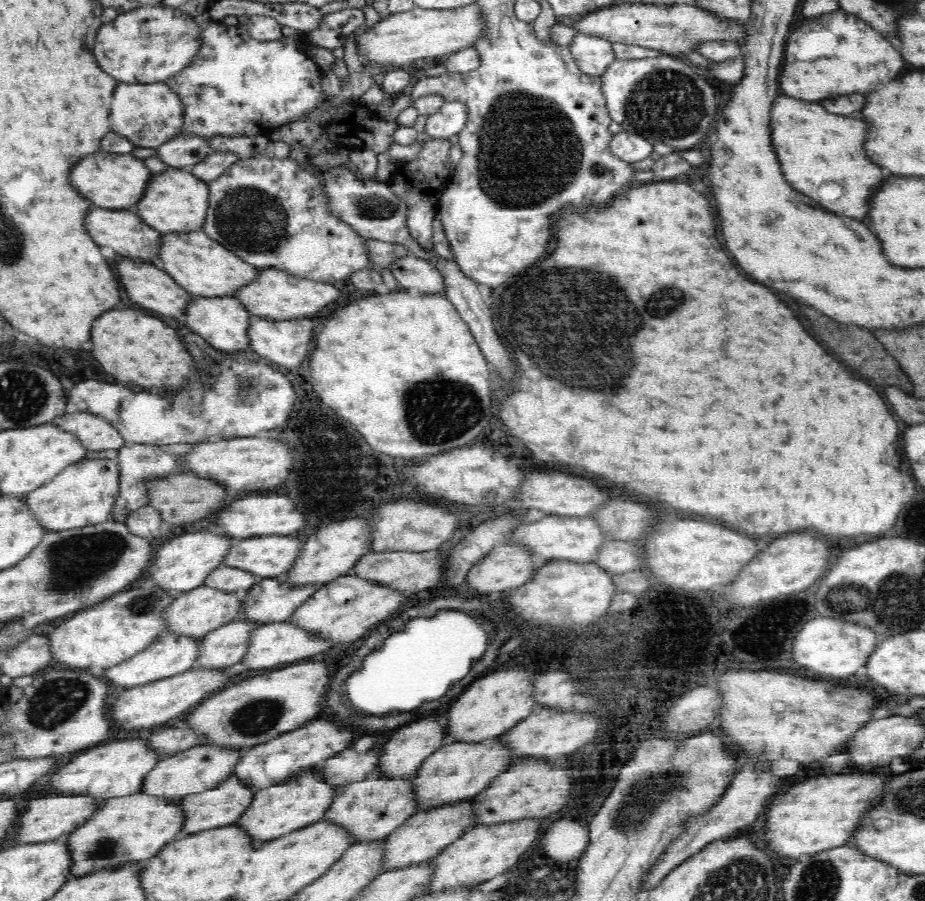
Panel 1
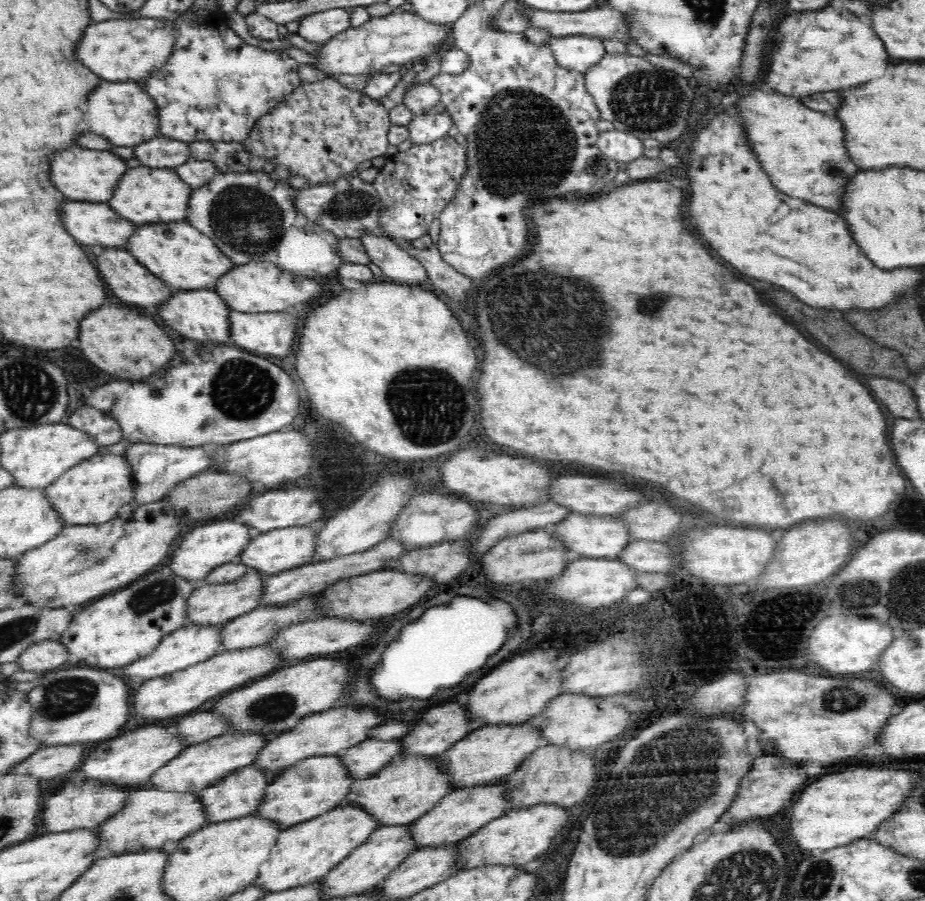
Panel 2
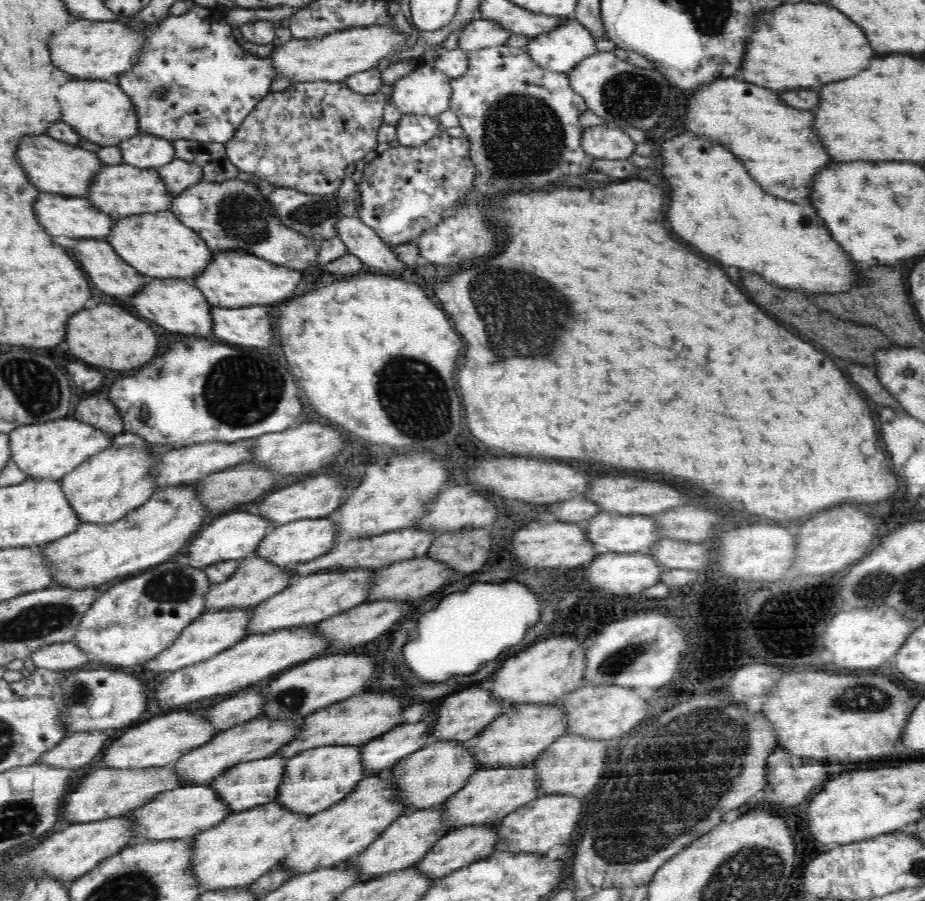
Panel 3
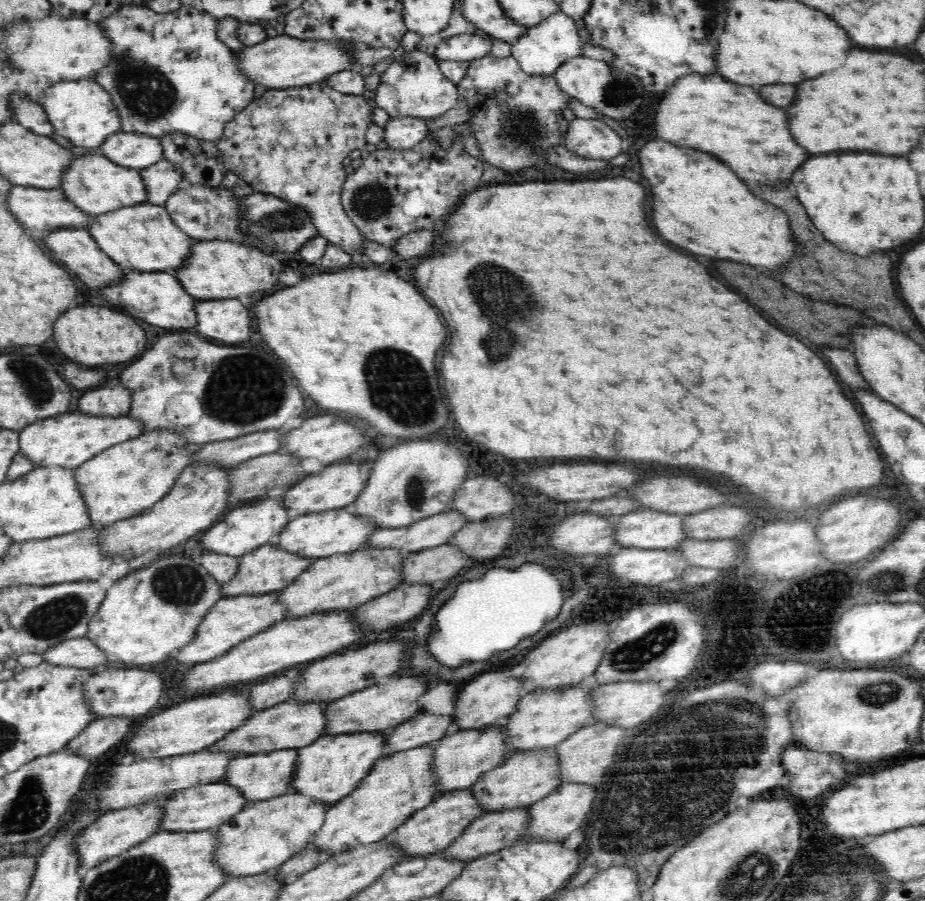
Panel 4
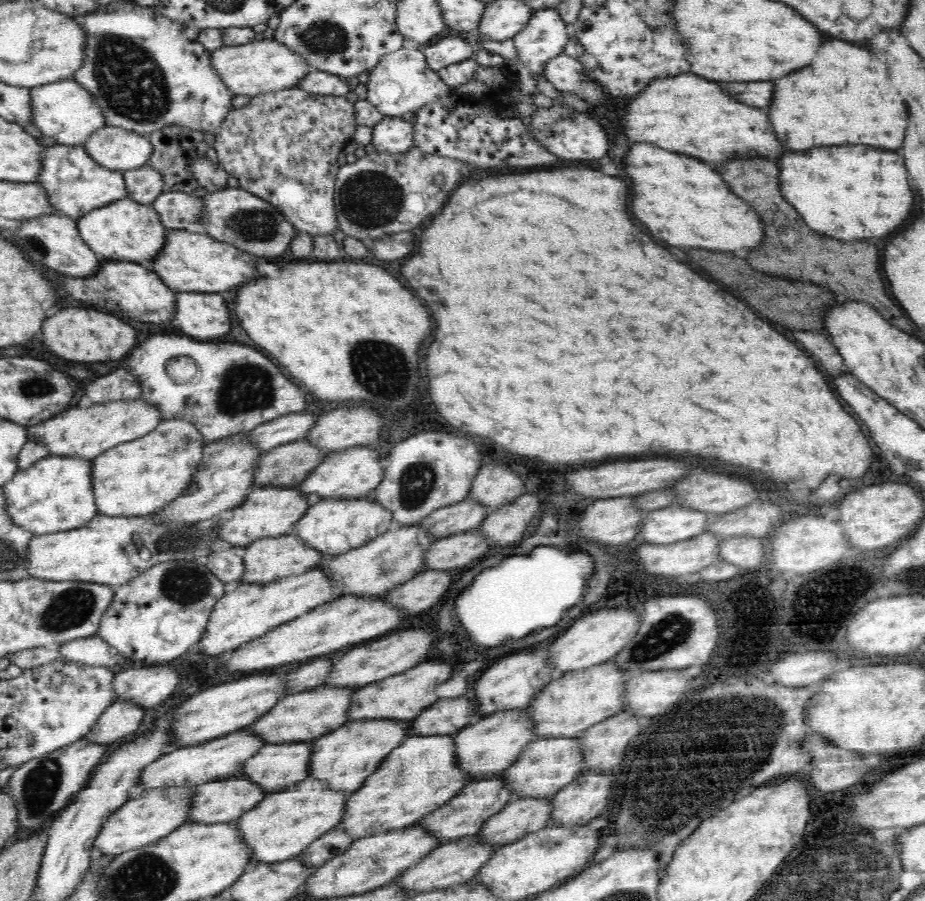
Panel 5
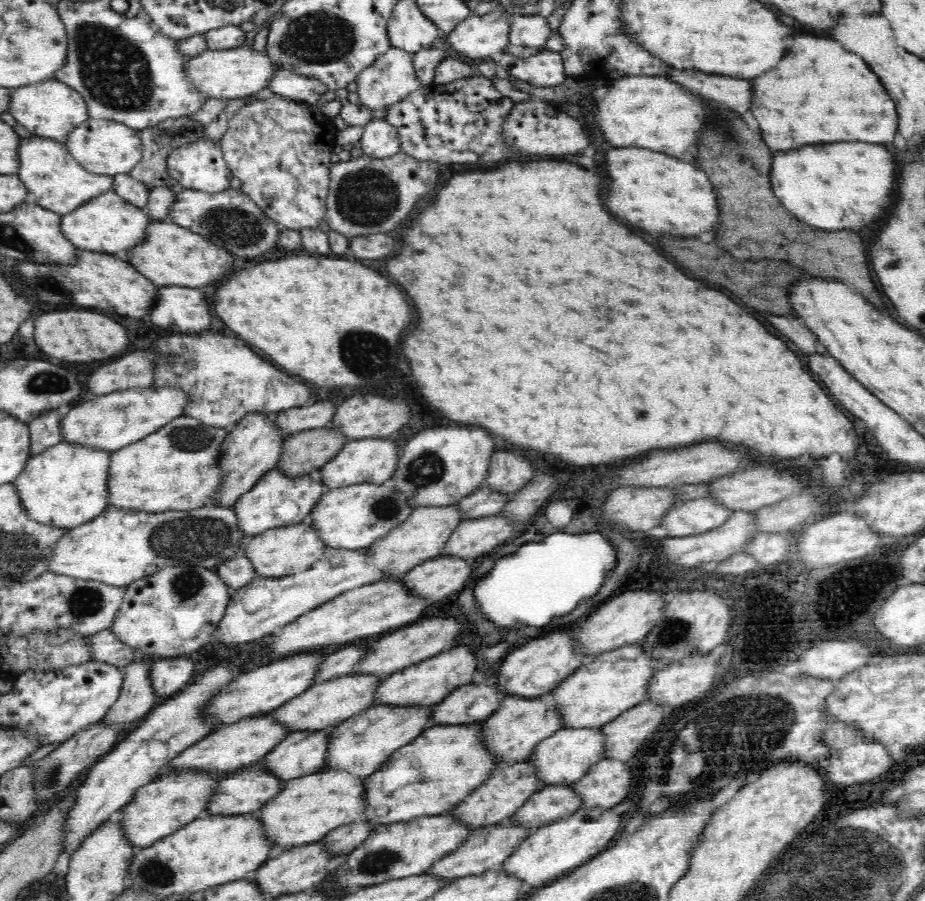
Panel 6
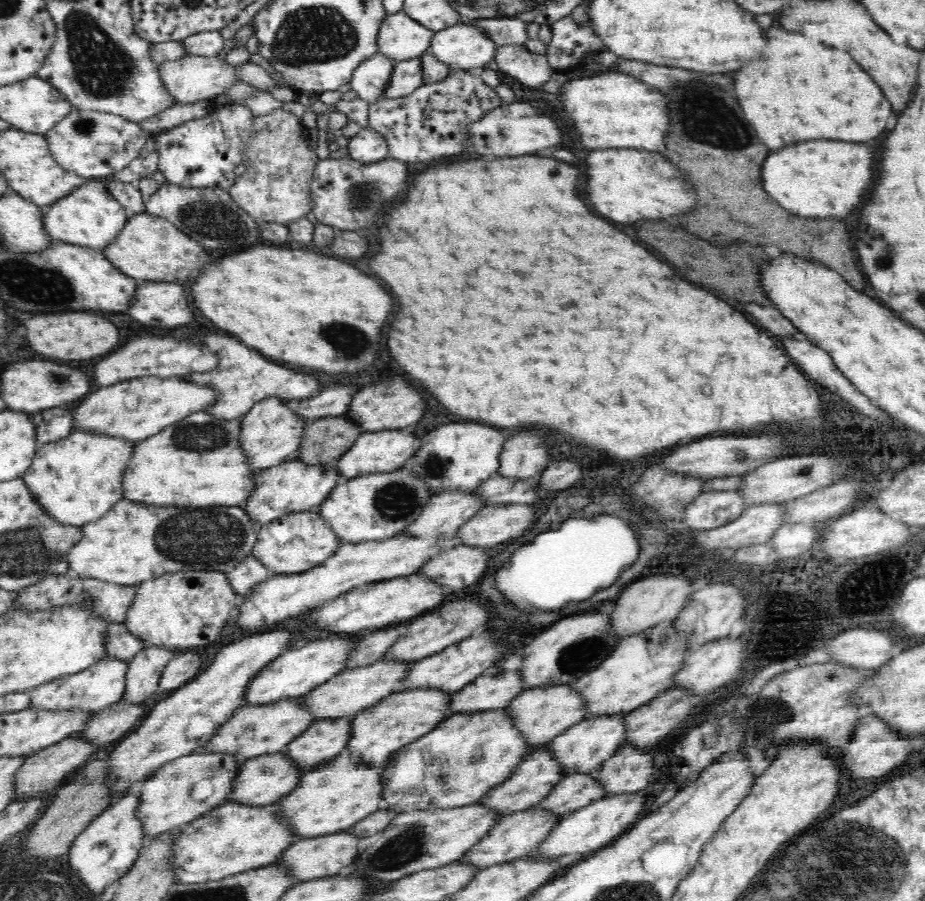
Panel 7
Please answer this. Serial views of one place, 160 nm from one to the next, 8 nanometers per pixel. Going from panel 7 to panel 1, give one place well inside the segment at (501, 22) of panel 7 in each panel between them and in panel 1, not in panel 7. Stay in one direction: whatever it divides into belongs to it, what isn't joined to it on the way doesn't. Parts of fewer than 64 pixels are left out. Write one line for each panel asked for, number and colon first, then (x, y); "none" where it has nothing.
1: (594, 55)
2: (579, 52)
3: (561, 50)
4: (547, 46)
5: (545, 37)
6: (533, 31)

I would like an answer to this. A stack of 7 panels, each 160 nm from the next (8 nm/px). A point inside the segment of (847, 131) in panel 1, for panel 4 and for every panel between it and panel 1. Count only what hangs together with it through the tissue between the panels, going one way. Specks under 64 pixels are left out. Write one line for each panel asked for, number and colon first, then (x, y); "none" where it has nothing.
2: (805, 152)
3: (783, 152)
4: (732, 120)

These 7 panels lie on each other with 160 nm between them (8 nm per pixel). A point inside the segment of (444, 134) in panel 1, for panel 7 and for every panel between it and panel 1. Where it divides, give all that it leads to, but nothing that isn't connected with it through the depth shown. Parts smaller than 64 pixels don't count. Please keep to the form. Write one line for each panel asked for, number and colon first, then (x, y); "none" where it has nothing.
2: (426, 128)
3: (413, 130)
4: (405, 132)
5: (392, 134)
6: (381, 139)
7: (369, 145)

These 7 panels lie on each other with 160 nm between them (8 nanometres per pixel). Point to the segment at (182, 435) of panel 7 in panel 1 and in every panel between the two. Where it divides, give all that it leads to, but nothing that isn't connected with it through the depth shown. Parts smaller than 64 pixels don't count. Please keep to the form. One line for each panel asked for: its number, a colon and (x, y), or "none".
1: (82, 494)
2: (90, 493)
3: (115, 481)
4: (124, 480)
5: (134, 479)
6: (172, 469)

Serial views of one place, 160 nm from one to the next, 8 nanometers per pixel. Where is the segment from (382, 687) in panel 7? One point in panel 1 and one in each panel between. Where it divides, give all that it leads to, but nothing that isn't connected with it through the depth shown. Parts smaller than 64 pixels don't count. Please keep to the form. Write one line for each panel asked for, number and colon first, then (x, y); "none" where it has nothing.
1: (191, 772)
2: (197, 767)
3: (259, 738)
4: (285, 726)
5: (301, 718)
6: (321, 707)

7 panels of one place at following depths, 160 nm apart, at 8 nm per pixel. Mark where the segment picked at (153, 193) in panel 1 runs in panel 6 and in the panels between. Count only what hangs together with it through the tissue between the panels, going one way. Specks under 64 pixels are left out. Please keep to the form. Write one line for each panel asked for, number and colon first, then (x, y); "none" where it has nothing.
2: (147, 196)
3: (123, 190)
4: (98, 185)
5: (78, 184)
6: (60, 183)

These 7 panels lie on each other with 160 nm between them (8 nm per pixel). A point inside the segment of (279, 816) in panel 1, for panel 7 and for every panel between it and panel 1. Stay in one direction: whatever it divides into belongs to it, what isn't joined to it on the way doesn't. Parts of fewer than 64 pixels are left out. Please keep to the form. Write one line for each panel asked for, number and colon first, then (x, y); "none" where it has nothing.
2: (310, 788)
3: (314, 781)
4: (332, 766)
5: (342, 759)
6: (359, 745)
7: (399, 719)

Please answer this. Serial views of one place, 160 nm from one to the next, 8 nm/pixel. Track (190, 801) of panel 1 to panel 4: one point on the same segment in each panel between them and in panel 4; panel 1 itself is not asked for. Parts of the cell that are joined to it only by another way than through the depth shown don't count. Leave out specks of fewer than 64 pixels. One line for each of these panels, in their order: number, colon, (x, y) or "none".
2: (236, 796)
3: (243, 786)
4: (262, 777)

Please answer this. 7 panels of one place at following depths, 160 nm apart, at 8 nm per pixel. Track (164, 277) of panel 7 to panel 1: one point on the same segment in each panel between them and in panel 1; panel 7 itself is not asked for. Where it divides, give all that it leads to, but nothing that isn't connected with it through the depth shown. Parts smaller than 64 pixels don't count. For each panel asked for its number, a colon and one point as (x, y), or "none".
1: (277, 296)
2: (257, 287)
3: (237, 281)
4: (220, 270)
5: (192, 261)
6: (172, 256)

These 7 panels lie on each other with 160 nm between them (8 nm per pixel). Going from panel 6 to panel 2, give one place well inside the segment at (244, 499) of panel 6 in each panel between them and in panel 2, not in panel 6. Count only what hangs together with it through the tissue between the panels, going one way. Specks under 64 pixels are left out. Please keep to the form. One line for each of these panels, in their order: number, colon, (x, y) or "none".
2: (199, 552)
3: (227, 537)
4: (243, 529)
5: (268, 512)

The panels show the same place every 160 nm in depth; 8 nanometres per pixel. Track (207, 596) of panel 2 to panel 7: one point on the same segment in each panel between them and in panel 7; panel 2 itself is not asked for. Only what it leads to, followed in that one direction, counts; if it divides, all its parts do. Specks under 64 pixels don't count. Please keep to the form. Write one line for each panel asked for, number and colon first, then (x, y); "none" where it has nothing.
3: (254, 581)
4: (264, 571)
5: (265, 561)
6: (284, 551)
7: (295, 543)

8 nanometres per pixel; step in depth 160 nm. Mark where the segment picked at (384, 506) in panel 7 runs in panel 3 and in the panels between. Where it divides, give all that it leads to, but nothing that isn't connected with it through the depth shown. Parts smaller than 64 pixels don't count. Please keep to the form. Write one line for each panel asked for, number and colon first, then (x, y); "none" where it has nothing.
3: (302, 541)
4: (320, 536)
5: (330, 527)
6: (350, 518)

